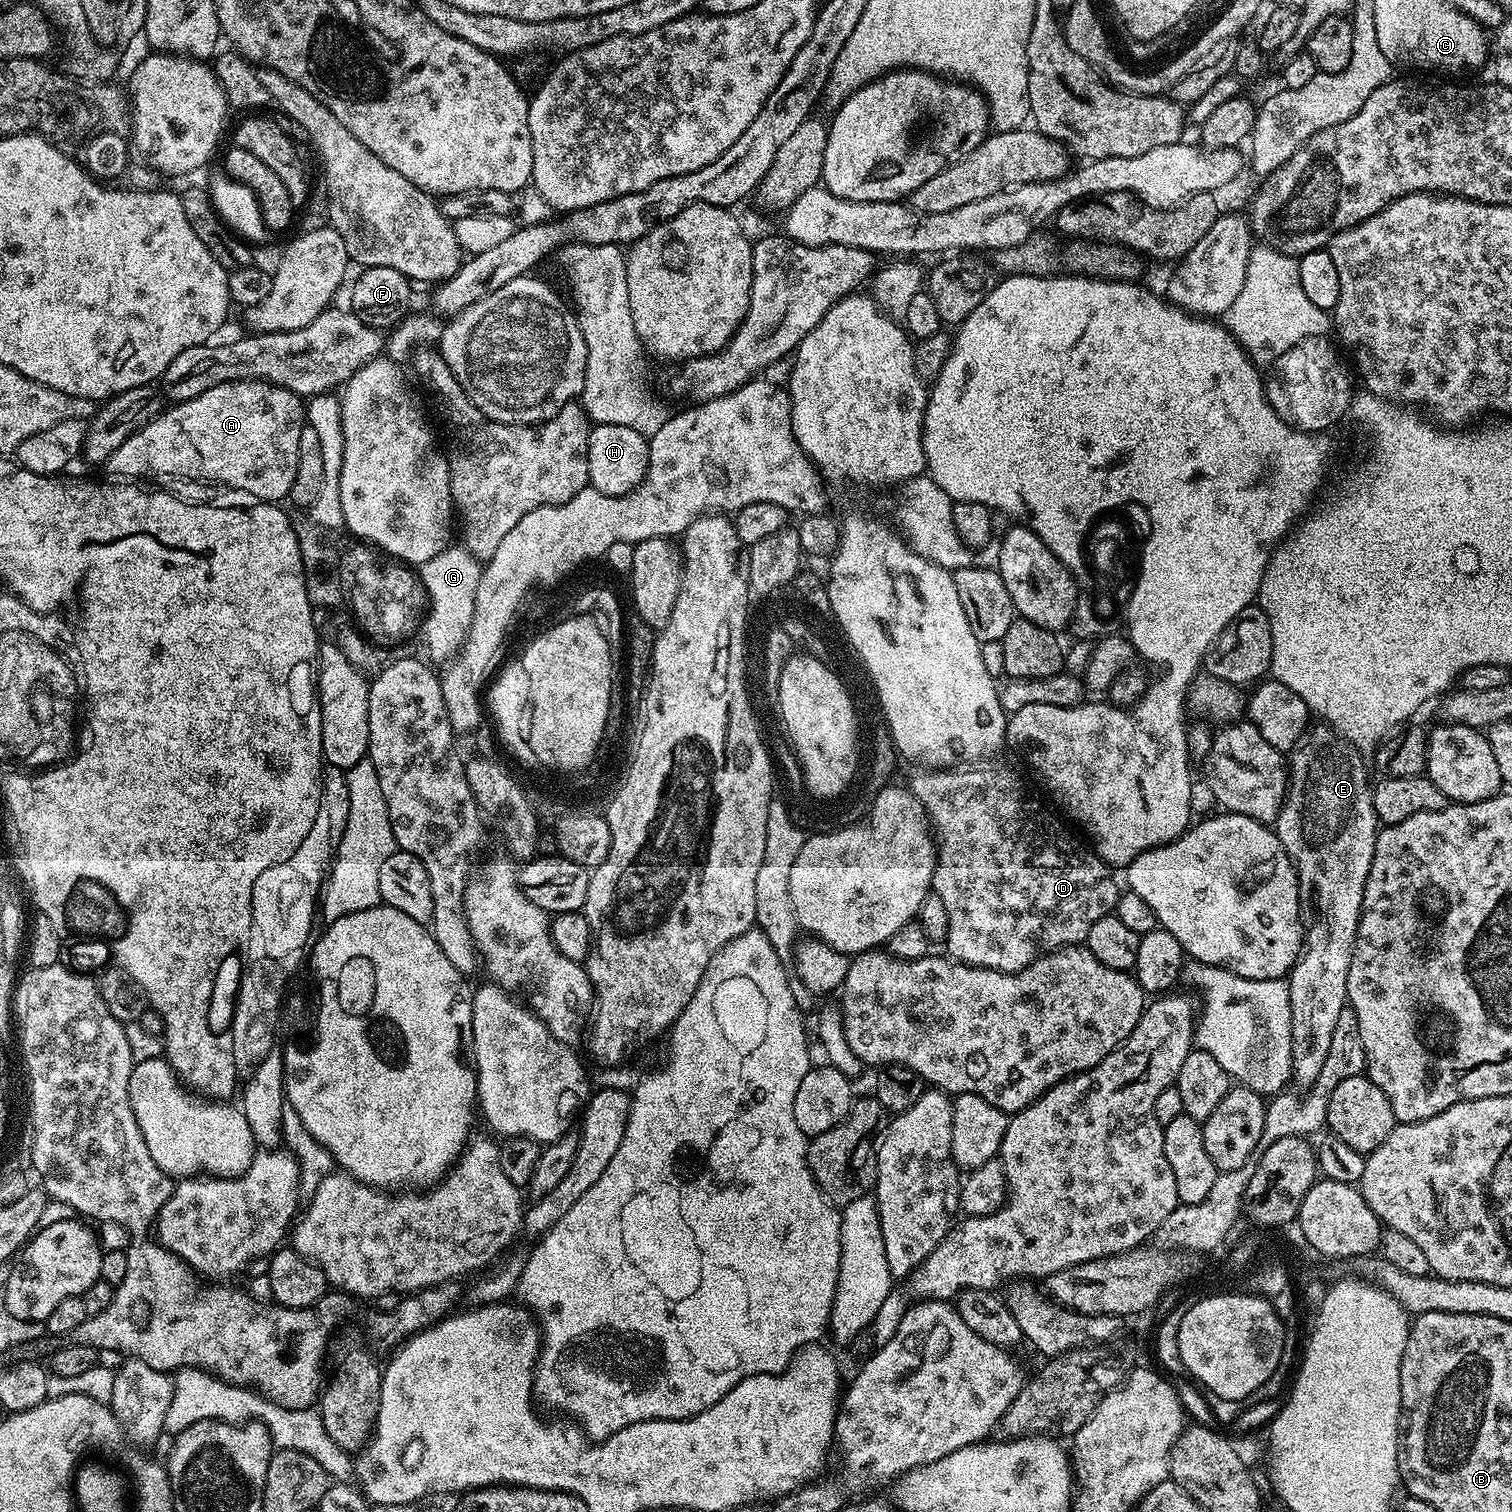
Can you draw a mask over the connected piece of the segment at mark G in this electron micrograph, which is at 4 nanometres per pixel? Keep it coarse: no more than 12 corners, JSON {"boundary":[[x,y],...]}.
{"boundary":[[463,546],[419,565],[422,637],[451,661],[474,618],[481,561]]}

